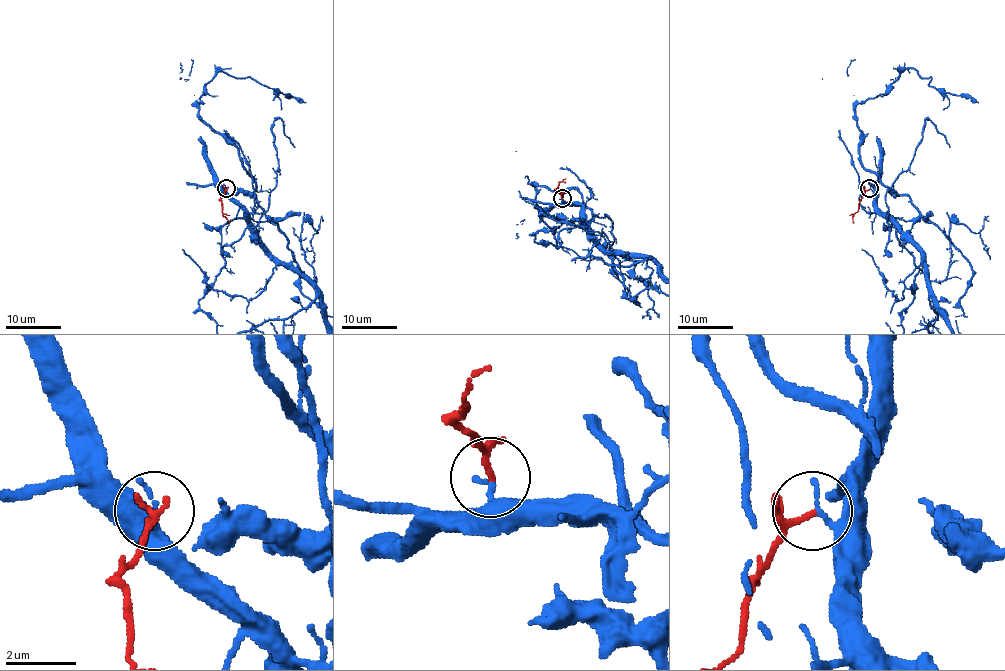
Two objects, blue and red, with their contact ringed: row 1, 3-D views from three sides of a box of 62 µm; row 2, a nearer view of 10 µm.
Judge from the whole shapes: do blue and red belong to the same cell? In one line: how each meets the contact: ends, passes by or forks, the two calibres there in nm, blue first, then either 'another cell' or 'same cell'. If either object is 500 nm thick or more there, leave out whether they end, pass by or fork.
blue ends; red forks; calibres 220 and 100 nm; same cell

